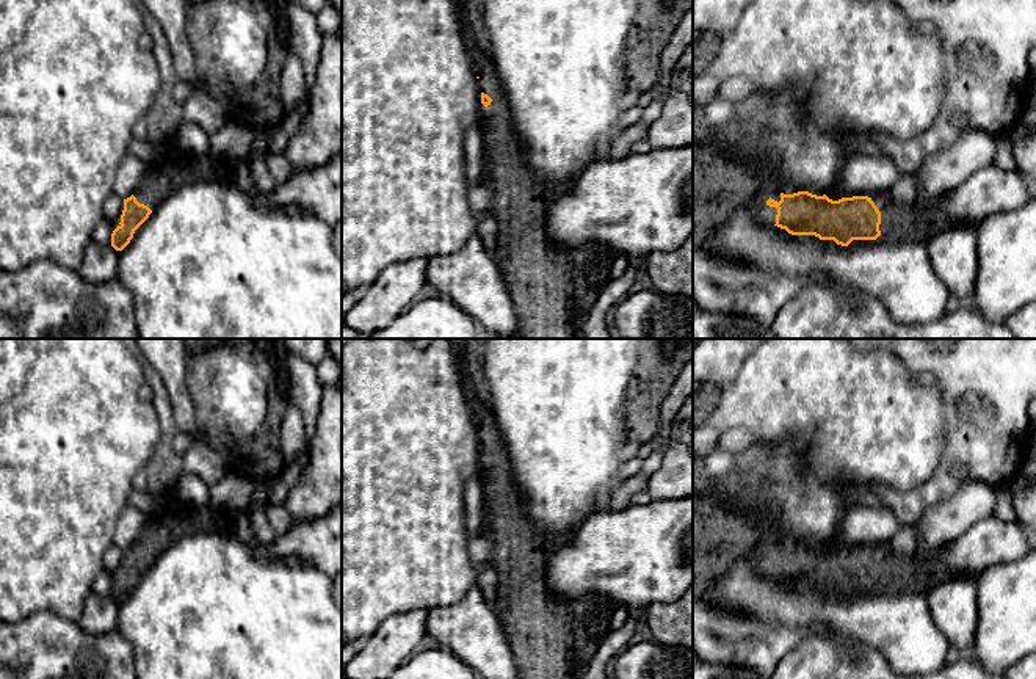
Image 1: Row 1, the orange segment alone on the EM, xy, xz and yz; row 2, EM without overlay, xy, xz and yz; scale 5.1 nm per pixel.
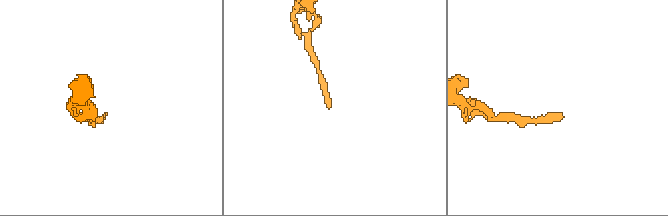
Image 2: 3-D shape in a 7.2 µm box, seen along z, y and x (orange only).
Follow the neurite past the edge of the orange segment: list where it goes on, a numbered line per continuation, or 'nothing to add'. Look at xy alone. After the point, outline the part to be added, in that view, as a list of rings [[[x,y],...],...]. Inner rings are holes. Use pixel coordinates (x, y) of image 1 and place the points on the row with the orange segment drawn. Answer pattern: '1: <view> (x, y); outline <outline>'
1: xy (157, 184); outline [[[163,165],[152,166],[133,194],[139,204],[150,210],[172,190],[171,169]]]

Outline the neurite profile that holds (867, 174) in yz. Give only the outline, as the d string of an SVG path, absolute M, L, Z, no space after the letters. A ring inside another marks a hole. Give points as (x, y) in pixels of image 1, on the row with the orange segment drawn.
M857 154L846 162L842 179L834 188L840 198L884 196L900 179L900 169L886 155Z

